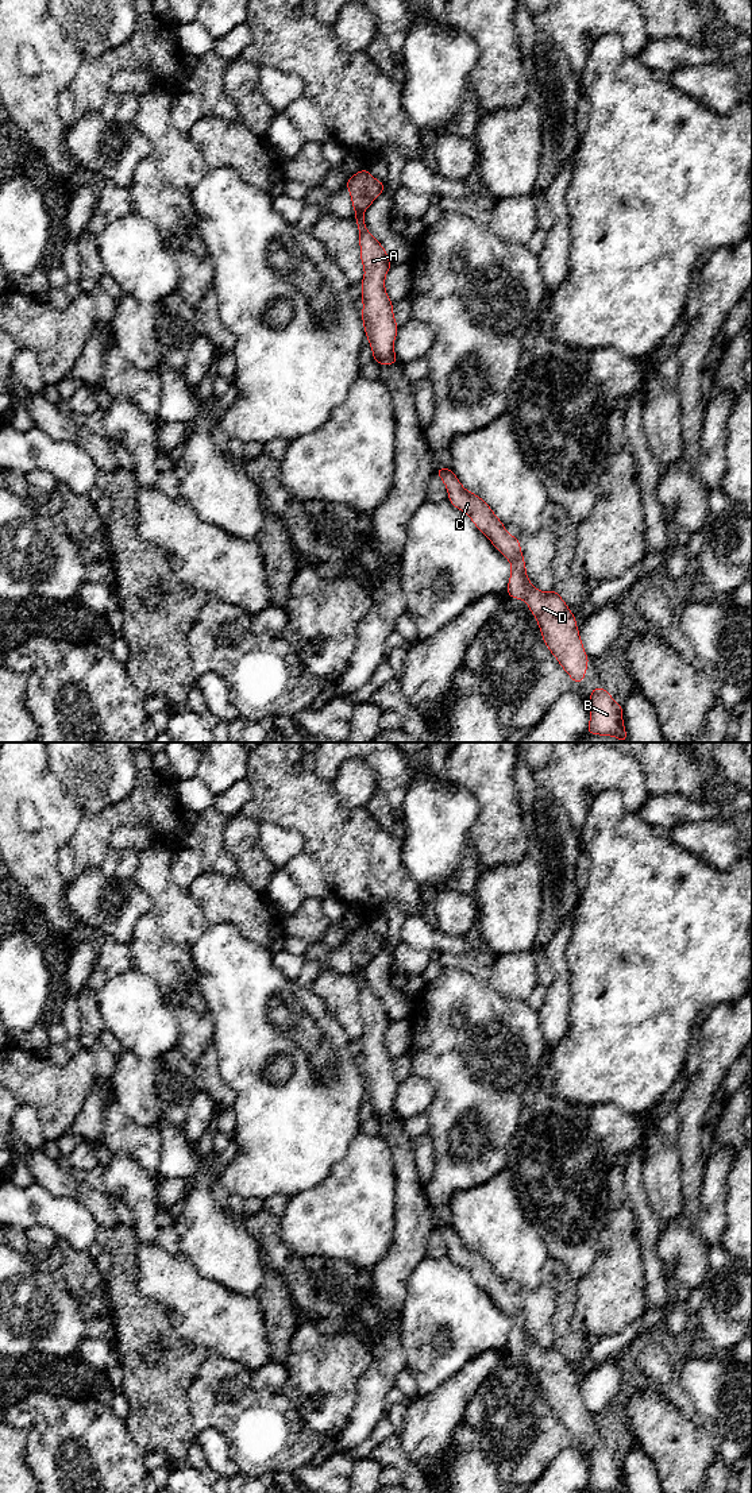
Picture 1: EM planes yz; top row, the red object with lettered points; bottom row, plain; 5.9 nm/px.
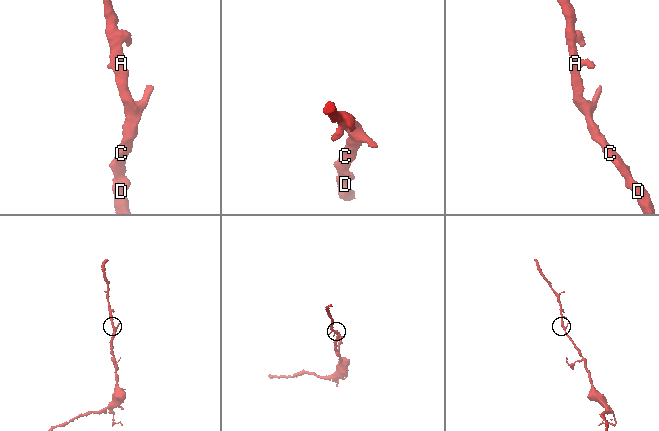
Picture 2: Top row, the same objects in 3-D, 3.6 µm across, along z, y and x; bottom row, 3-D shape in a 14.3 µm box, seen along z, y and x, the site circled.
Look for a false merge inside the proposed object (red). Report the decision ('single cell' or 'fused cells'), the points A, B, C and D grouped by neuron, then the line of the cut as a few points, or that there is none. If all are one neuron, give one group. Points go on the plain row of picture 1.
single cell | A B C D | no cut

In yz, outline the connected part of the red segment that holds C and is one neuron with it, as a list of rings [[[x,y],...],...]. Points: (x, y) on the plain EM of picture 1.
[[[451,1223],[435,1224],[435,1230],[447,1243],[448,1258],[467,1269],[477,1285],[510,1318],[508,1353],[527,1358],[536,1373],[543,1397],[570,1434],[581,1440],[590,1413],[583,1405],[576,1374],[570,1363],[555,1345],[543,1349],[529,1338],[518,1293],[505,1286],[505,1281],[481,1253],[462,1242]]]

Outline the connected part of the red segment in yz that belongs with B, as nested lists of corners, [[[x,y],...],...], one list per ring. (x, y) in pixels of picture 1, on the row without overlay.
[[[594,1443],[589,1454],[591,1467],[586,1490],[628,1493],[622,1477],[624,1463],[603,1443]]]

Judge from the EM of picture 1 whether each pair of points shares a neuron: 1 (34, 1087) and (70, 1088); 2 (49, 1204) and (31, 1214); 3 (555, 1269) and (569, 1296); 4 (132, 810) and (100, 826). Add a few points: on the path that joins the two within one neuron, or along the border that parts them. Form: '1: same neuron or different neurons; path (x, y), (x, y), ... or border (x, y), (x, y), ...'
1: same neuron; path (43, 1087), (61, 1088)
2: same neuron; path (45, 1208), (35, 1210)
3: same neuron; path (559, 1276), (566, 1289)
4: same neuron; path (124, 814), (108, 820)

